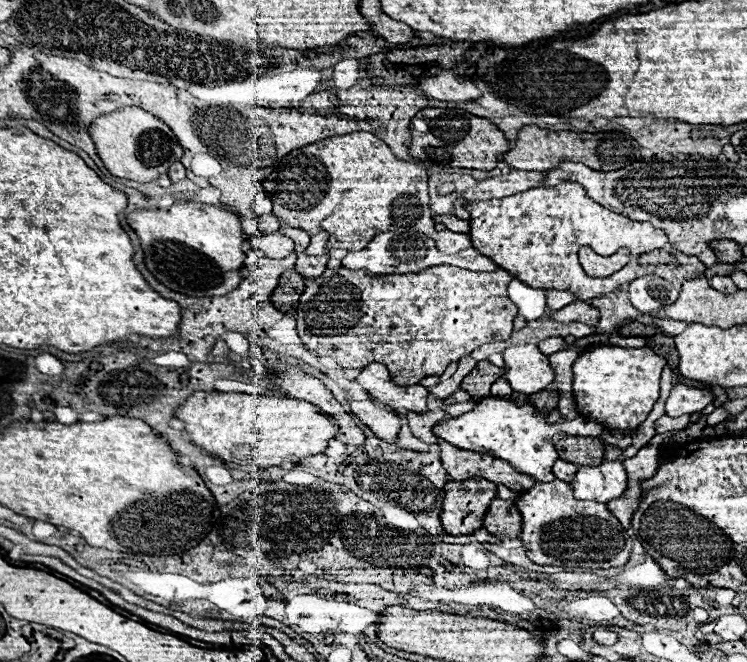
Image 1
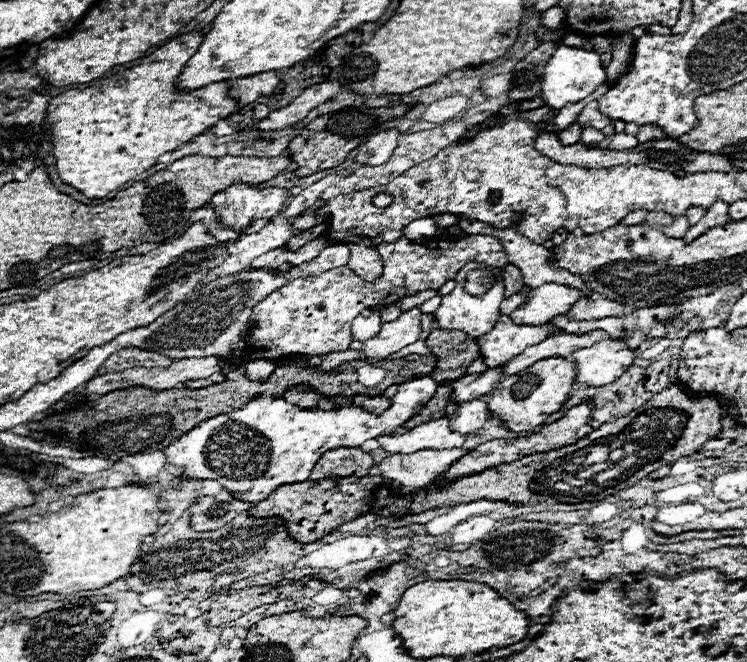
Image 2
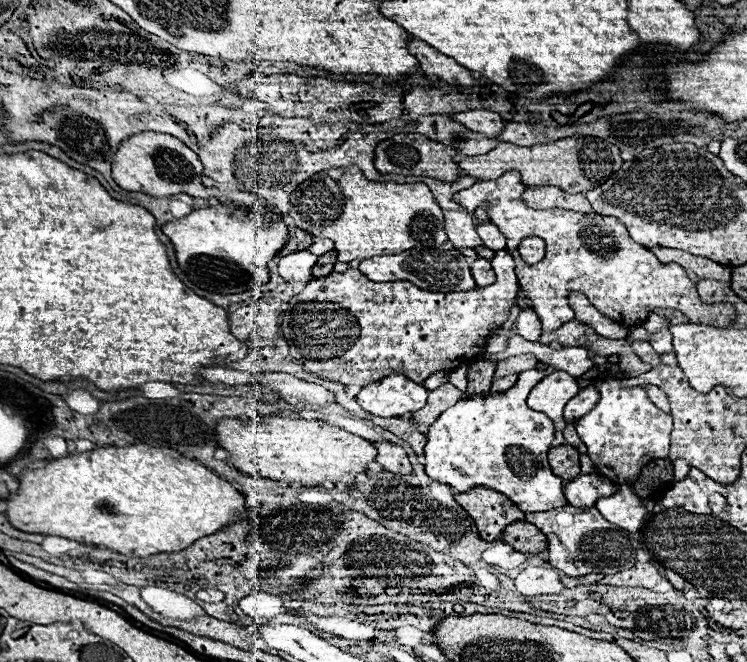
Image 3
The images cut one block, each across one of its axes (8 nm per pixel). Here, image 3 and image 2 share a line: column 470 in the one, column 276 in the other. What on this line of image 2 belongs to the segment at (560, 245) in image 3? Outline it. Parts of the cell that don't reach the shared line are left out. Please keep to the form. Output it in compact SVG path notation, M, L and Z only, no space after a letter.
M236 182L222 192L216 192L208 206L214 208L216 220L224 228L234 228L240 236L258 218L272 218L283 208L290 193L282 188L254 188L244 182Z

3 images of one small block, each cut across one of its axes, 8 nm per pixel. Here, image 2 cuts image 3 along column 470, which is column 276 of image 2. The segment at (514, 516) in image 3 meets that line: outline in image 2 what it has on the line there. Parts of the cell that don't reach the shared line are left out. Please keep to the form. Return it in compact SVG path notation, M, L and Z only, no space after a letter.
M334 476L334 478L324 478L318 482L300 482L300 484L282 484L272 492L262 502L256 502L248 514L254 518L272 518L280 516L286 522L288 534L298 540L298 542L314 542L326 534L330 534L334 528L338 528L344 522L350 522L362 514L368 512L370 500L376 492L376 488L384 480L380 476Z

